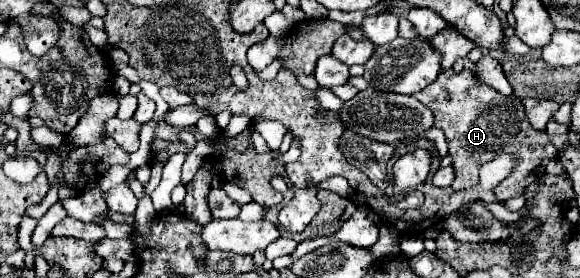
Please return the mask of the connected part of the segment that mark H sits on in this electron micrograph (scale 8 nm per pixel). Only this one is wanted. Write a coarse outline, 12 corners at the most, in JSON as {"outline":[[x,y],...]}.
{"outline":[[443,70],[415,98],[433,110],[455,168],[475,186],[495,154],[517,170],[495,190],[525,194],[557,148],[517,96]]}

